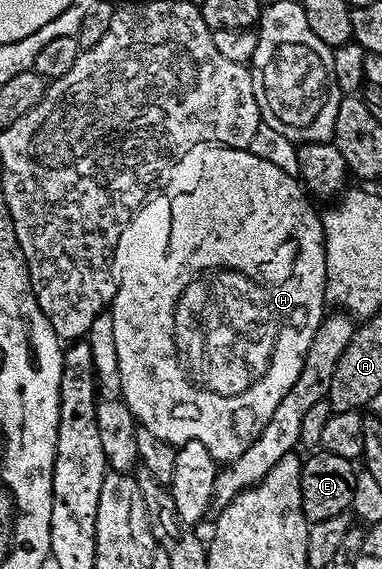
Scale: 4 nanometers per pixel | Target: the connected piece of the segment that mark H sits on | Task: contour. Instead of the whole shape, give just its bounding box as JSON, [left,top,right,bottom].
[110,144,326,464]

